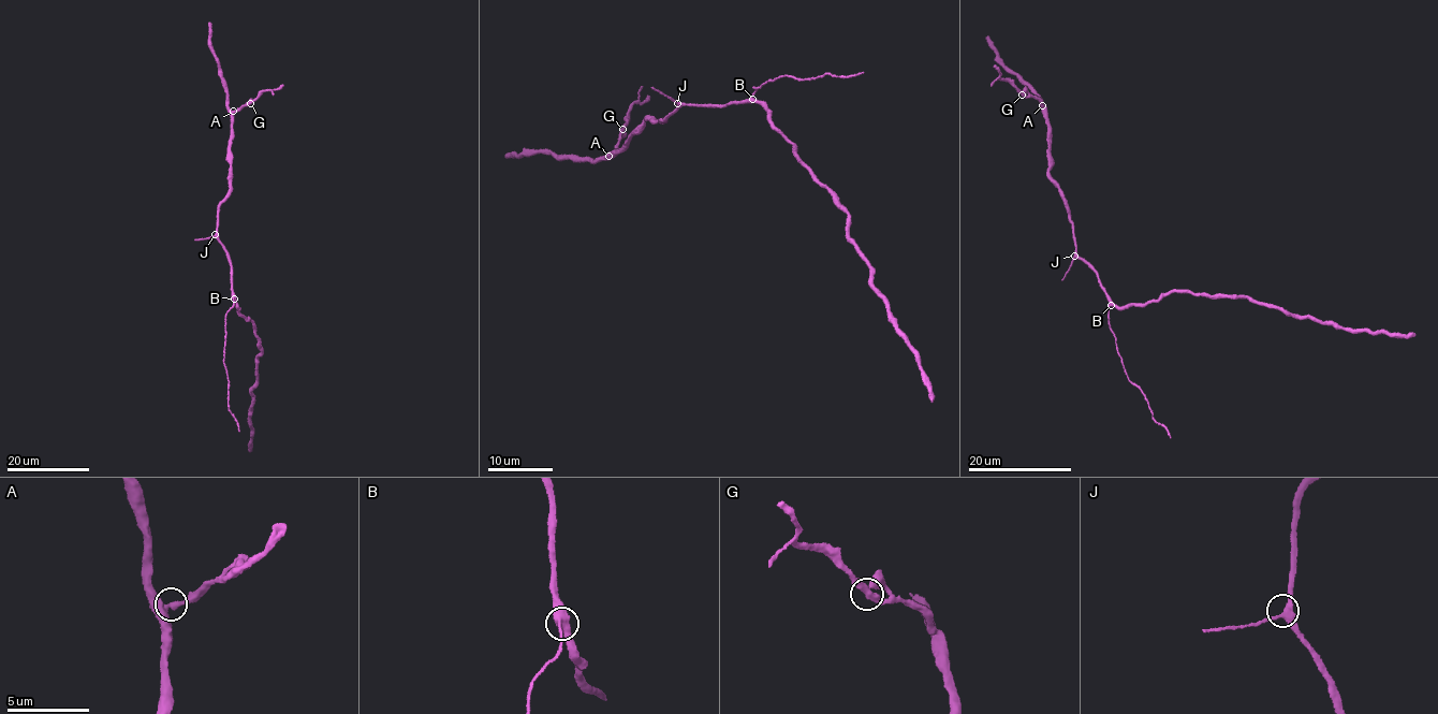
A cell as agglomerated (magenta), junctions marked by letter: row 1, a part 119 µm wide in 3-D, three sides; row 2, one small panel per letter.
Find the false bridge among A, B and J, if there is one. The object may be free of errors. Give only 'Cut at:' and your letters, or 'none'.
Cut at: A

